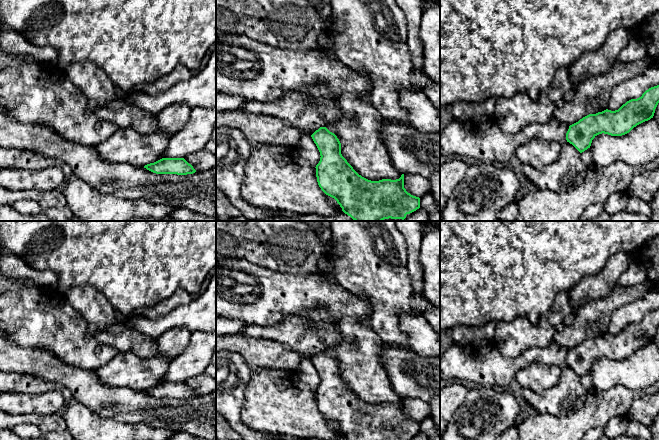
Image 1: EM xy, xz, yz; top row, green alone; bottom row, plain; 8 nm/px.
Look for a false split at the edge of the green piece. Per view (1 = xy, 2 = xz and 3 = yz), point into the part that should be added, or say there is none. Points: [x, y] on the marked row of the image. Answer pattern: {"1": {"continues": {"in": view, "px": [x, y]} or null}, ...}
{"1": {"continues": null}, "2": {"continues": null}, "3": {"continues": null}}

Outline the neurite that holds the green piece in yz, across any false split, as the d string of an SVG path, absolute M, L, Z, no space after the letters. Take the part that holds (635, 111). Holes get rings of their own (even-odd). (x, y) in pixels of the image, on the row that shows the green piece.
M659 85L646 90L641 97L631 99L623 104L618 110L604 110L596 114L589 114L578 122L569 126L566 140L572 144L580 153L590 148L592 140L599 134L611 136L622 136L629 133L637 125L653 118L655 109L659 103Z

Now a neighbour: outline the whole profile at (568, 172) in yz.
M566 141L555 162L540 169L522 164L521 171L539 190L566 192L581 185L586 178L588 167L581 160L580 154Z

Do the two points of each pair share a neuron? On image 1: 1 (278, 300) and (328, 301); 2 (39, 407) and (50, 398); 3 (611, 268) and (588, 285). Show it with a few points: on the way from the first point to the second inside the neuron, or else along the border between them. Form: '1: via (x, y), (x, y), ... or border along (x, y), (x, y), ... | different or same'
1: via (290, 300), (316, 300) | same
2: via (42, 404), (47, 401) | same
3: via (606, 274), (594, 285) | same

